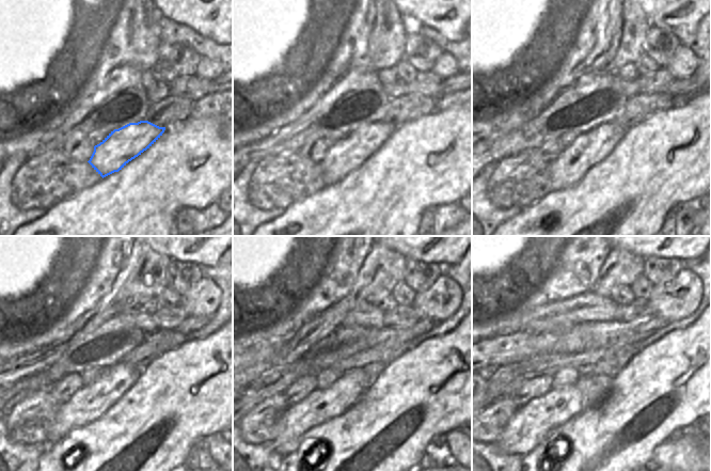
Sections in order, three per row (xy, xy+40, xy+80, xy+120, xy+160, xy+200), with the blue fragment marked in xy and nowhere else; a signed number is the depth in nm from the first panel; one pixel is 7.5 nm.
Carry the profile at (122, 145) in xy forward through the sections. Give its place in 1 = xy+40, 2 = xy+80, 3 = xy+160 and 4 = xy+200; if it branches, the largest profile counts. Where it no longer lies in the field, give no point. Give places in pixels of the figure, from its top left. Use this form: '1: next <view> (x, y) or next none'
1: next xy+40 (349, 153)
2: next xy+80 (593, 146)
3: next xy+160 (320, 406)
4: next xy+200 (527, 426)

